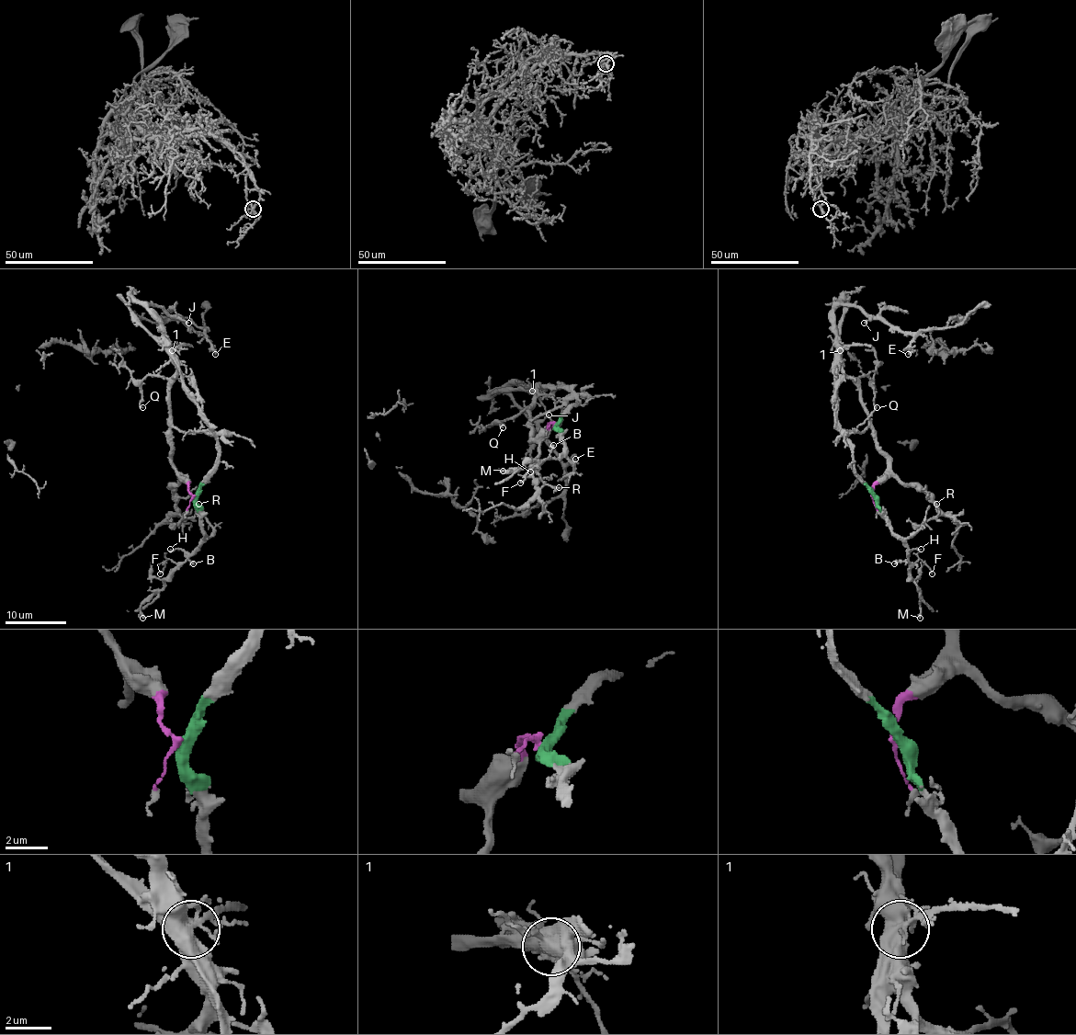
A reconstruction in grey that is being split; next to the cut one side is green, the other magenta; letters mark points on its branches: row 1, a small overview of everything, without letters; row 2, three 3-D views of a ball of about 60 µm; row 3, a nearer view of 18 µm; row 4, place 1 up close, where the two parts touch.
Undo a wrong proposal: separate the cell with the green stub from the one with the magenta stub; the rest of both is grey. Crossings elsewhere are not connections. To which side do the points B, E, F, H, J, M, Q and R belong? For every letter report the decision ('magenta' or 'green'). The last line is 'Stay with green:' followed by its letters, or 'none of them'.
B: green
E: magenta
F: green
H: green
J: magenta
M: green
Q: magenta
R: magenta
Stay with green: B, F, H, M

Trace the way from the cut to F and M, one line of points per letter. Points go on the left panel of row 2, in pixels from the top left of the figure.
F: (194, 495), (201, 523), (201, 543), (176, 563), (169, 559), (160, 574)
M: (194, 495), (201, 523), (201, 543), (167, 577), (160, 589), (140, 606), (143, 619)

